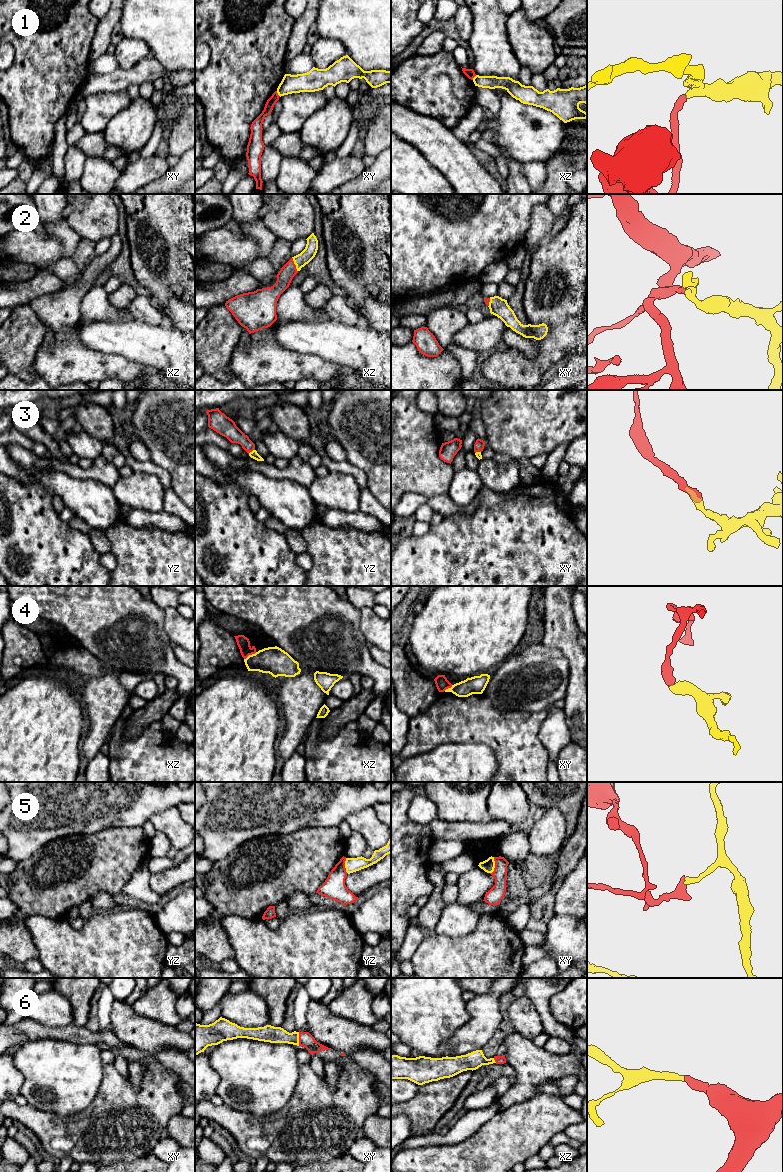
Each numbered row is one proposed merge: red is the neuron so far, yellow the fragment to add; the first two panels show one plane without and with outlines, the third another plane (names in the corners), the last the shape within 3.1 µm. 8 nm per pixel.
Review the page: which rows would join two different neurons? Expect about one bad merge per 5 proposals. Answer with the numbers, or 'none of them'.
1, 4, 5

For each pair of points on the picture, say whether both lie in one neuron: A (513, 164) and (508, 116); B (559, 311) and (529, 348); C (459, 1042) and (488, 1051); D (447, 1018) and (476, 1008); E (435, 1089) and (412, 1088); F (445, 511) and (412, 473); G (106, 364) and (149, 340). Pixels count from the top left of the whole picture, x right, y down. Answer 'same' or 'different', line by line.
A: different
B: different
C: different
D: different
E: different
F: different
G: different

